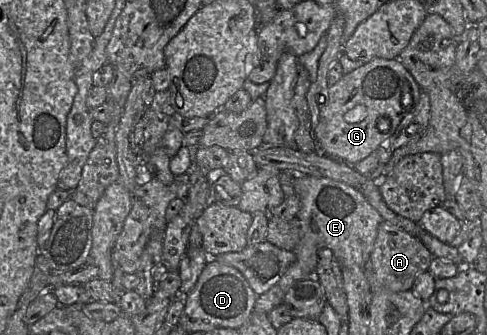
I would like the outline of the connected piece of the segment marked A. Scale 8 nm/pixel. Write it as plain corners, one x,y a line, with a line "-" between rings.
383,221
378,227
374,247
364,266
364,272
373,289
386,288
393,292
410,291
416,277
428,271
432,259
432,254
417,236

